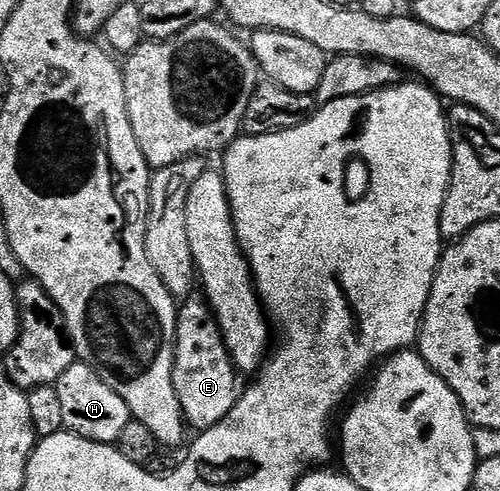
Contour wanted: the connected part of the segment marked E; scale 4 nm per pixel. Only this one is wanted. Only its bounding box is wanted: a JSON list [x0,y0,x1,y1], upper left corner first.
[172,298,240,433]

